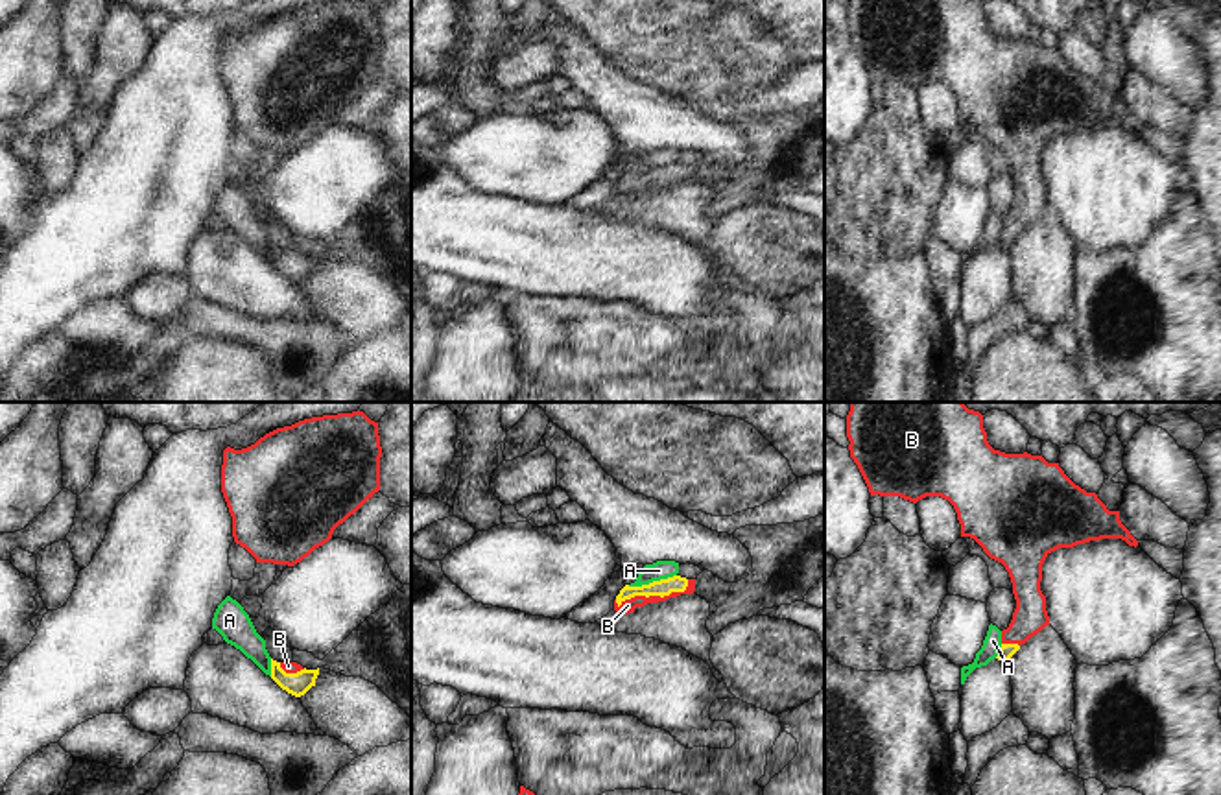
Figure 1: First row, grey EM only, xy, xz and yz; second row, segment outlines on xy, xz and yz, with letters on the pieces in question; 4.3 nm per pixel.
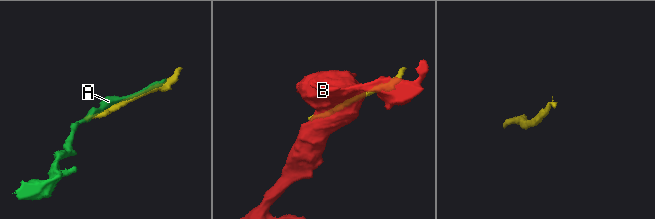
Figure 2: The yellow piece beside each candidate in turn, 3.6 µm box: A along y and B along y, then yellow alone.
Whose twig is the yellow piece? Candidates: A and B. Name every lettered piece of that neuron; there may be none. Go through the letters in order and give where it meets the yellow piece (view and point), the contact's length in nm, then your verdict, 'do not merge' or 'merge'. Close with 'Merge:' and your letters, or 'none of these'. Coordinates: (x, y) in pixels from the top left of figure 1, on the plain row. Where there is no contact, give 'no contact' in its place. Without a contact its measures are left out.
A: meets yellow in xz at (653, 168); contact 220 nm long; do not merge
B: meets yellow in xz at (653, 181); contact 340 nm long; merge
Merge: B

